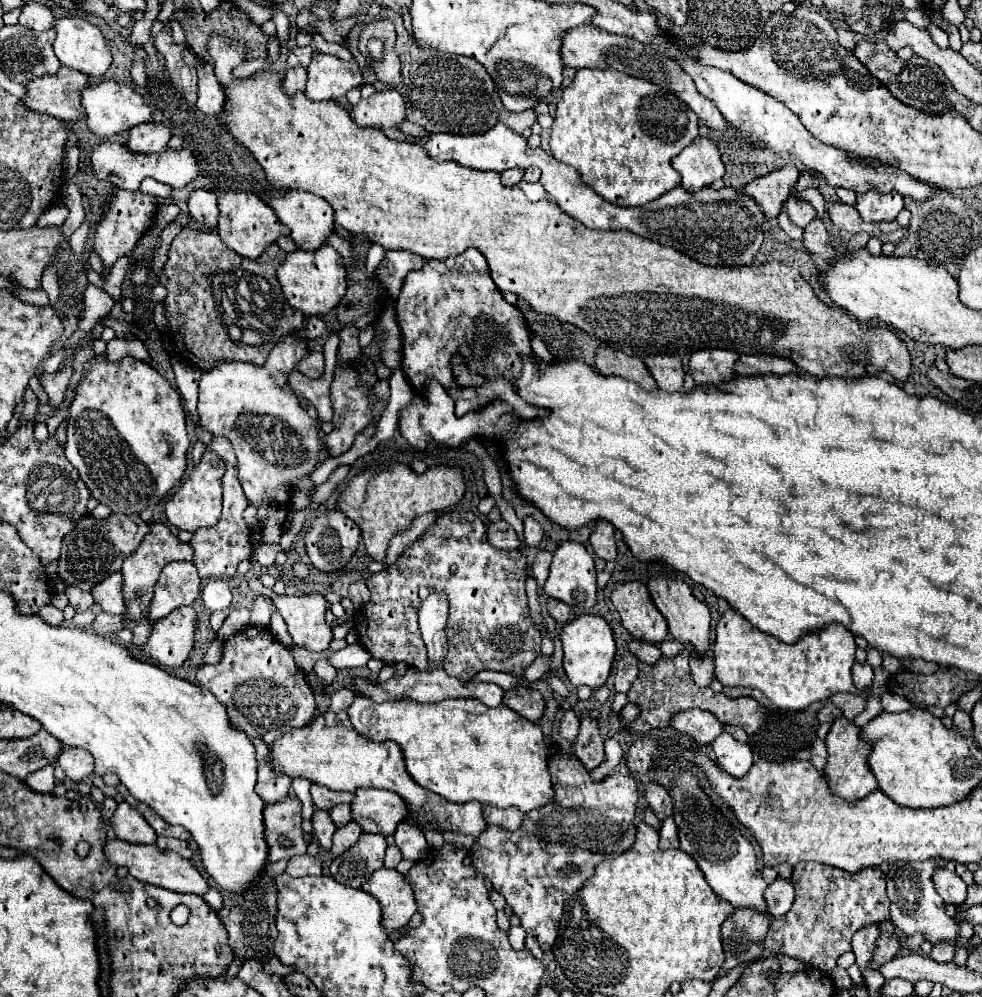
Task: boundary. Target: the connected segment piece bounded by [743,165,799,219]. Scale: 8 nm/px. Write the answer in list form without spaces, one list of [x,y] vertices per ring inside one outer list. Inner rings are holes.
[[[785,165],[765,177],[755,179],[743,187],[743,193],[751,197],[765,219],[775,219],[781,211],[783,199],[787,199],[799,179],[799,169],[795,165]]]

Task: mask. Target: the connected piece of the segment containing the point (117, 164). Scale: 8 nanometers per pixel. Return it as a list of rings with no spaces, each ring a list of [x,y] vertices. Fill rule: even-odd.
[[[107,141],[107,143],[93,149],[91,165],[93,165],[93,171],[97,173],[99,179],[111,181],[119,189],[127,189],[127,191],[137,191],[139,183],[145,177],[153,177],[155,181],[167,183],[171,187],[185,187],[189,181],[195,181],[201,175],[199,167],[197,167],[197,161],[195,161],[195,157],[193,157],[193,153],[189,149],[177,149],[177,151],[167,149],[167,151],[159,153],[159,155],[145,157],[145,155],[135,155],[135,153],[127,151],[127,147],[115,145],[111,141]]]

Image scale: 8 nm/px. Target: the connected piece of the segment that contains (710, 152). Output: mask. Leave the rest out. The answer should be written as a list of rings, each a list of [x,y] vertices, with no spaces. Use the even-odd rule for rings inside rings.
[[[697,137],[677,157],[673,157],[673,169],[681,175],[681,187],[689,193],[699,191],[725,175],[725,165],[717,145],[707,137]]]

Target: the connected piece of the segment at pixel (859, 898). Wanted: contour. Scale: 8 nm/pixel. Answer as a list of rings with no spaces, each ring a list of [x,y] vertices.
[[[799,863],[795,865],[793,871],[795,879],[795,901],[793,907],[787,911],[777,921],[771,921],[771,931],[767,935],[767,951],[763,957],[775,955],[775,953],[785,953],[789,957],[803,959],[811,963],[813,967],[821,969],[823,973],[831,975],[831,971],[837,965],[837,959],[845,953],[851,951],[851,937],[855,931],[869,923],[881,923],[889,919],[889,897],[885,891],[885,873],[879,867],[863,867],[857,873],[849,873],[837,867],[827,867],[821,863]]]

